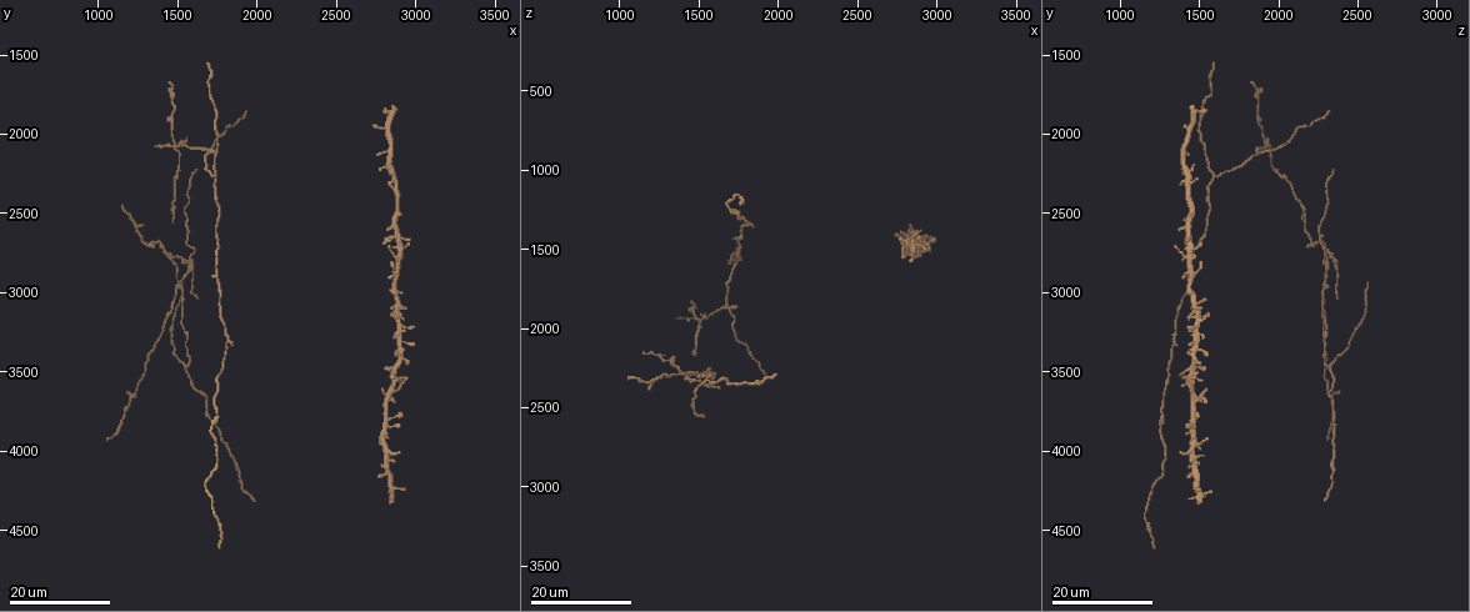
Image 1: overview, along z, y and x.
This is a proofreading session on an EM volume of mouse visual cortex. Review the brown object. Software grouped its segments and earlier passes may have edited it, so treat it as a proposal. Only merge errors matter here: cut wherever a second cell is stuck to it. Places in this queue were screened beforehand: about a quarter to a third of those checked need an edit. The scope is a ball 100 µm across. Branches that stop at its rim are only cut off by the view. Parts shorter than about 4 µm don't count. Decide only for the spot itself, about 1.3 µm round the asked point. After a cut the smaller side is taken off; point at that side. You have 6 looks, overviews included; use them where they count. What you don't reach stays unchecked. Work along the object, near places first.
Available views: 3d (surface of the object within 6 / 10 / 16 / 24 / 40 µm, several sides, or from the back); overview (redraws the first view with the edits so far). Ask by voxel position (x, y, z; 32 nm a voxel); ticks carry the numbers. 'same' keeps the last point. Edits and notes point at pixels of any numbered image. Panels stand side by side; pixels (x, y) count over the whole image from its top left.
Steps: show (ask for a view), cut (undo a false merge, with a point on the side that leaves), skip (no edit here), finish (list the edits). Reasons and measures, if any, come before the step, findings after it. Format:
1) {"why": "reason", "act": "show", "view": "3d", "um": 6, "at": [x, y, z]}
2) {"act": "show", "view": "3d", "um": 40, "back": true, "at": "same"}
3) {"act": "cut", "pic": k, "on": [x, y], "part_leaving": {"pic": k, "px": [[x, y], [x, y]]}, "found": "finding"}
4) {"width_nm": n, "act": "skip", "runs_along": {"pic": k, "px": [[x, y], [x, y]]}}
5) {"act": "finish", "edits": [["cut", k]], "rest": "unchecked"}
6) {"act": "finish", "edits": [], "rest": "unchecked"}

{"why": "four or more arms meet", "act": "show", "view": "3d", "um": 16, "at": [1500, 2080, 1920]}

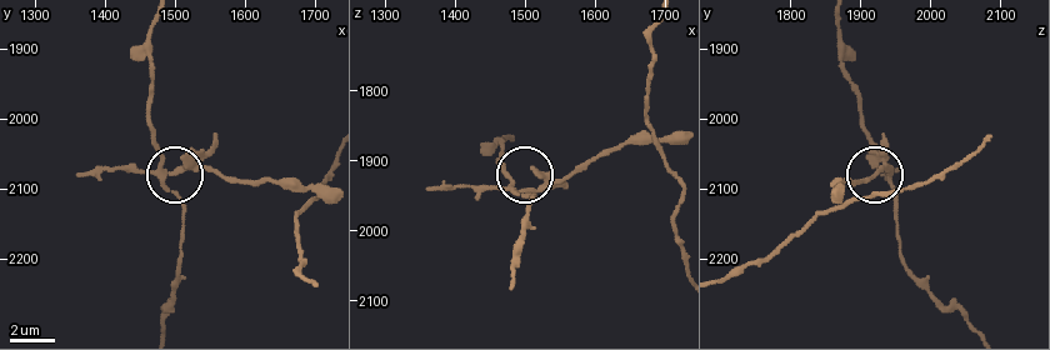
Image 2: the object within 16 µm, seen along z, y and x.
{"why": "zoom in", "act": "show", "view": "3d", "um": 6, "at": [1480, 2075, 1940]}

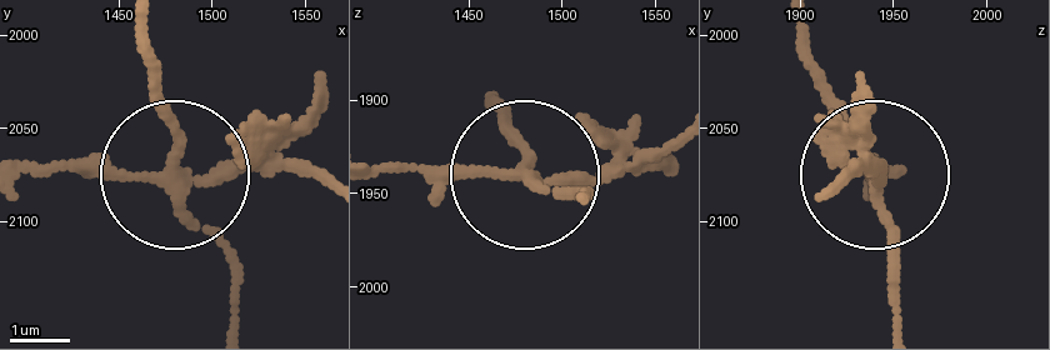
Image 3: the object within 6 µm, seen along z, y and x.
{"side_arm_um": 15, "act": "cut", "pic": 3, "on": [264, 176], "part_leaving": {"pic": 3, "px": [[176, 180], [320, 170]]}, "found": "two cells meet here"}

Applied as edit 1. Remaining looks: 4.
{"why": "branch point", "act": "show", "view": "3d", "um": 16, "at": [1560, 3460, 2320]}

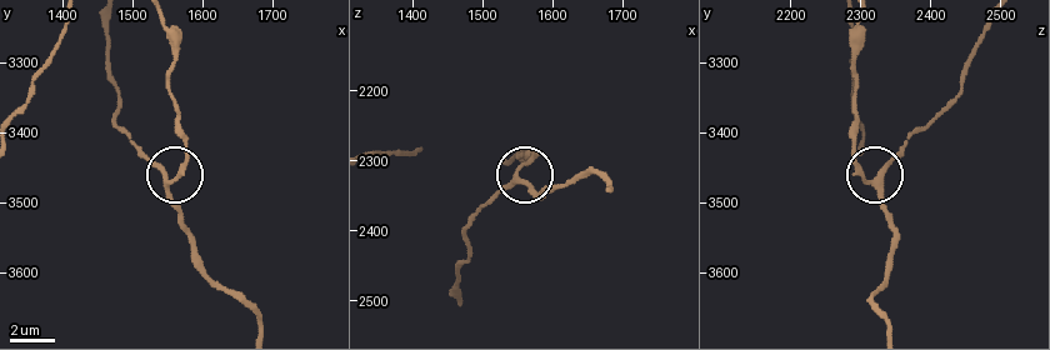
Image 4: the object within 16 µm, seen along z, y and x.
{"act": "show", "view": "3d", "um": 6, "at": [1555, 3465, 2315]}

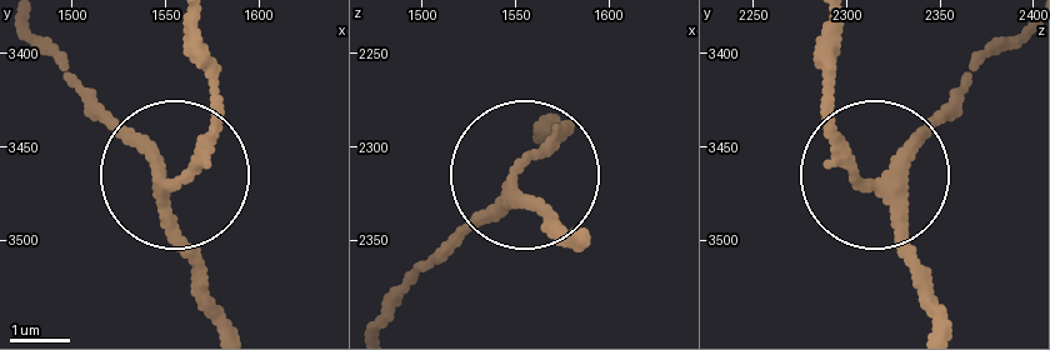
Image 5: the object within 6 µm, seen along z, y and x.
{"act": "skip", "runs_along": {"pic": 5, "px": [[585, 233], [510, 183], [430, 258]]}, "found": "all the same cell"}

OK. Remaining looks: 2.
{"why": "arms run side by side", "act": "show", "view": "3d", "um": 16, "at": [1500, 2960, 2280]}

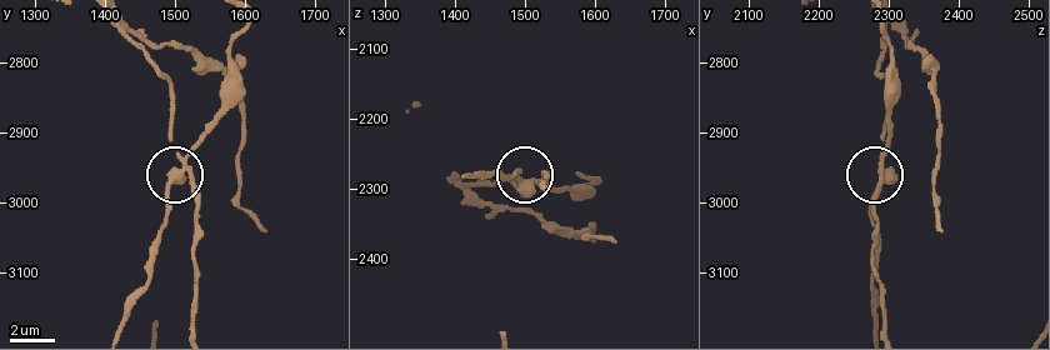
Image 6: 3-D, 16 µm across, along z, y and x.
{"act": "show", "view": "3d", "um": 10, "at": [1495, 2960, 2300]}

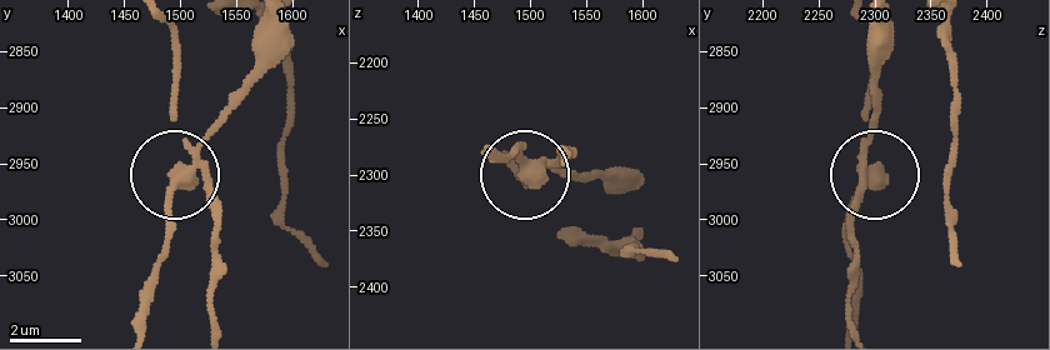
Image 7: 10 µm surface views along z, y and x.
{"side_arm_um": 29, "arms": 4, "act": "cut", "pic": 7, "on": [166, 201], "found": "a second cell is stuck on"}

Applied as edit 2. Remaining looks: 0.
{"act": "finish", "edits": [["cut", 3], ["cut", 7]], "rest": "unchecked"}

